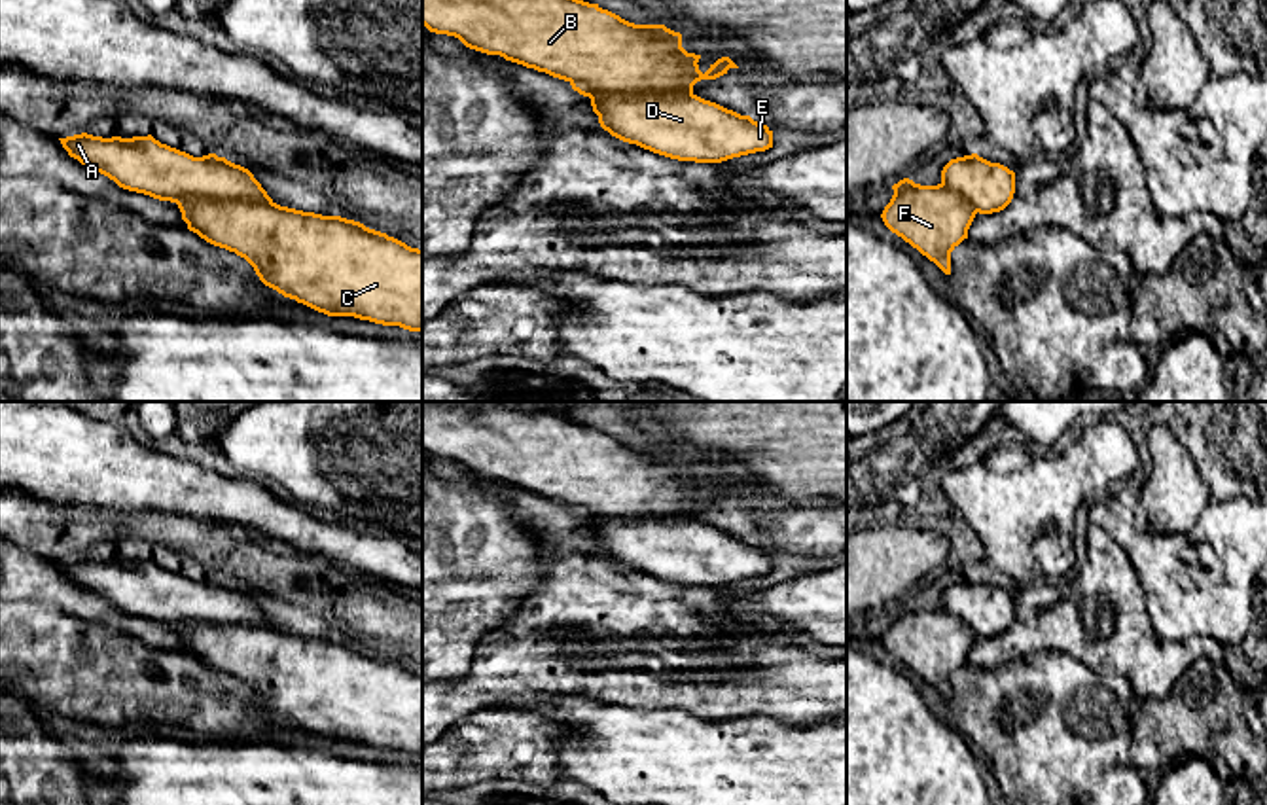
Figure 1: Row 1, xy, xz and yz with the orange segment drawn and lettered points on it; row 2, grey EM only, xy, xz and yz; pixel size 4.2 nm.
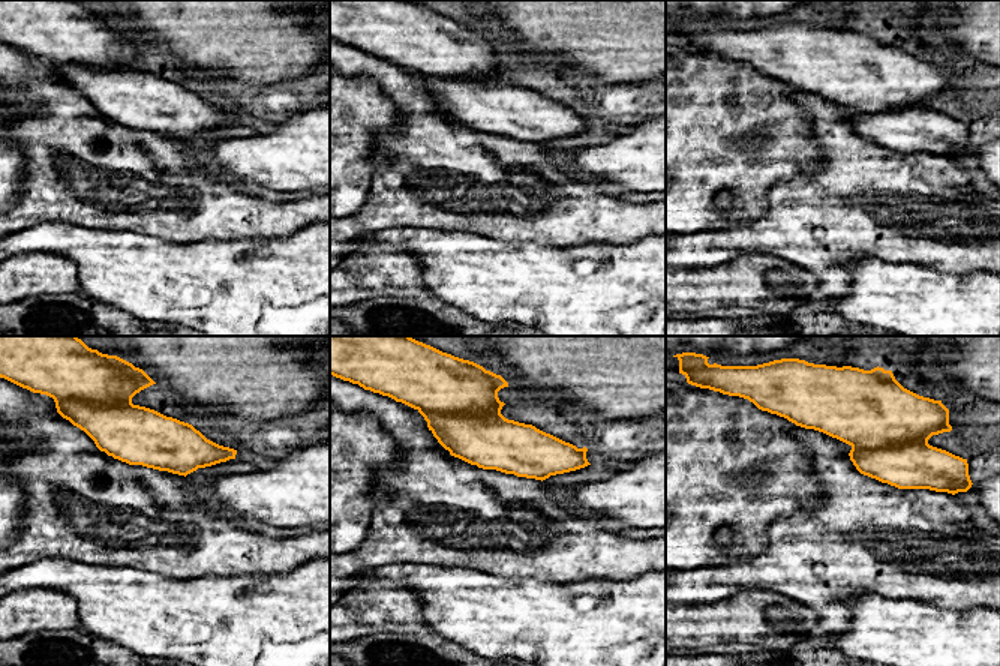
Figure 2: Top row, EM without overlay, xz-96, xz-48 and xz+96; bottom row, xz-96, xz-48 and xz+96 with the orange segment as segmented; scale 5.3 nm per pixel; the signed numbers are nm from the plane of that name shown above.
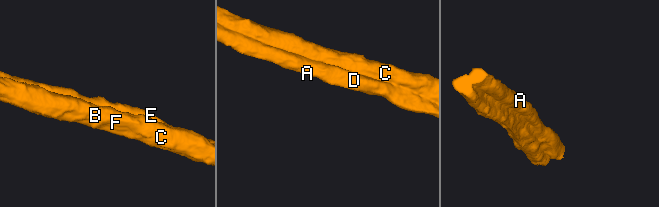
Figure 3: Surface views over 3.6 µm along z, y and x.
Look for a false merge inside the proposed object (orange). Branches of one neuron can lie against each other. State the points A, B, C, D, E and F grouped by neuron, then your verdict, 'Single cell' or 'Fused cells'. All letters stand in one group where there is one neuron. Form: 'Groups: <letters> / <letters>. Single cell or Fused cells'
Groups: A B C D E F. Single cell

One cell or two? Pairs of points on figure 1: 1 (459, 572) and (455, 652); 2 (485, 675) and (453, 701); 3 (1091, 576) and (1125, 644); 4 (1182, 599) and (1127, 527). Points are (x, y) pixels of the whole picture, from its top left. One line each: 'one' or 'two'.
1: one
2: one
3: one
4: one

